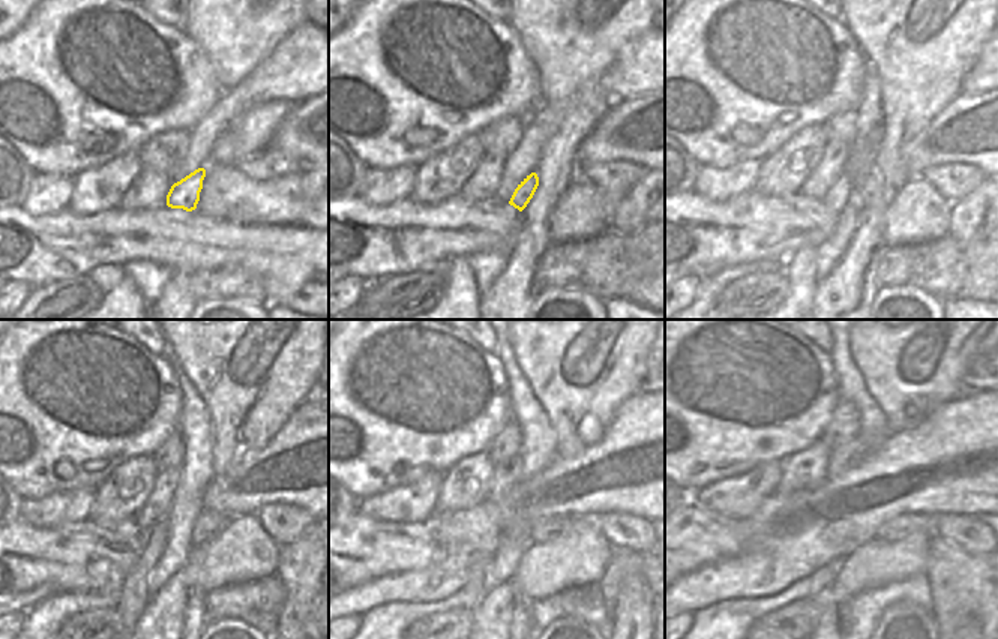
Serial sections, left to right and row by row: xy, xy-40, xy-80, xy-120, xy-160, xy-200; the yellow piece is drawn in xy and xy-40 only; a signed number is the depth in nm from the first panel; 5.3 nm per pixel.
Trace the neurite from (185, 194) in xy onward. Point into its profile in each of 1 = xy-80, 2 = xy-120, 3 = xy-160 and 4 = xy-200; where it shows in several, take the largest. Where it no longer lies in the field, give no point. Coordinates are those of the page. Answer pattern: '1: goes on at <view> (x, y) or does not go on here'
1: goes on at xy-80 (869, 188)
2: goes on at xy-120 (207, 525)
3: goes on at xy-160 (542, 530)
4: goes on at xy-200 (904, 525)

